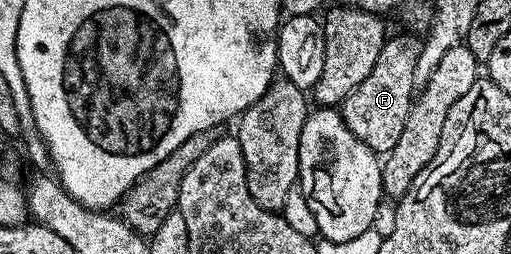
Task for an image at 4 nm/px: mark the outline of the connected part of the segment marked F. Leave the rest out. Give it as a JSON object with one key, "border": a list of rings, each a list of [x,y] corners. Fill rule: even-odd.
{"border":[[[418,34],[410,35],[414,36],[391,35],[380,50],[380,58],[376,58],[376,66],[372,66],[372,74],[368,74],[368,78],[364,78],[364,82],[360,82],[360,86],[356,86],[356,90],[352,90],[352,94],[348,94],[348,98],[344,98],[340,105],[346,128],[352,130],[352,134],[356,134],[356,138],[360,138],[364,146],[379,154],[388,153],[392,146],[396,146],[396,141],[404,130],[404,122],[408,122],[410,105],[416,95],[416,58],[420,58],[423,37]]]}

